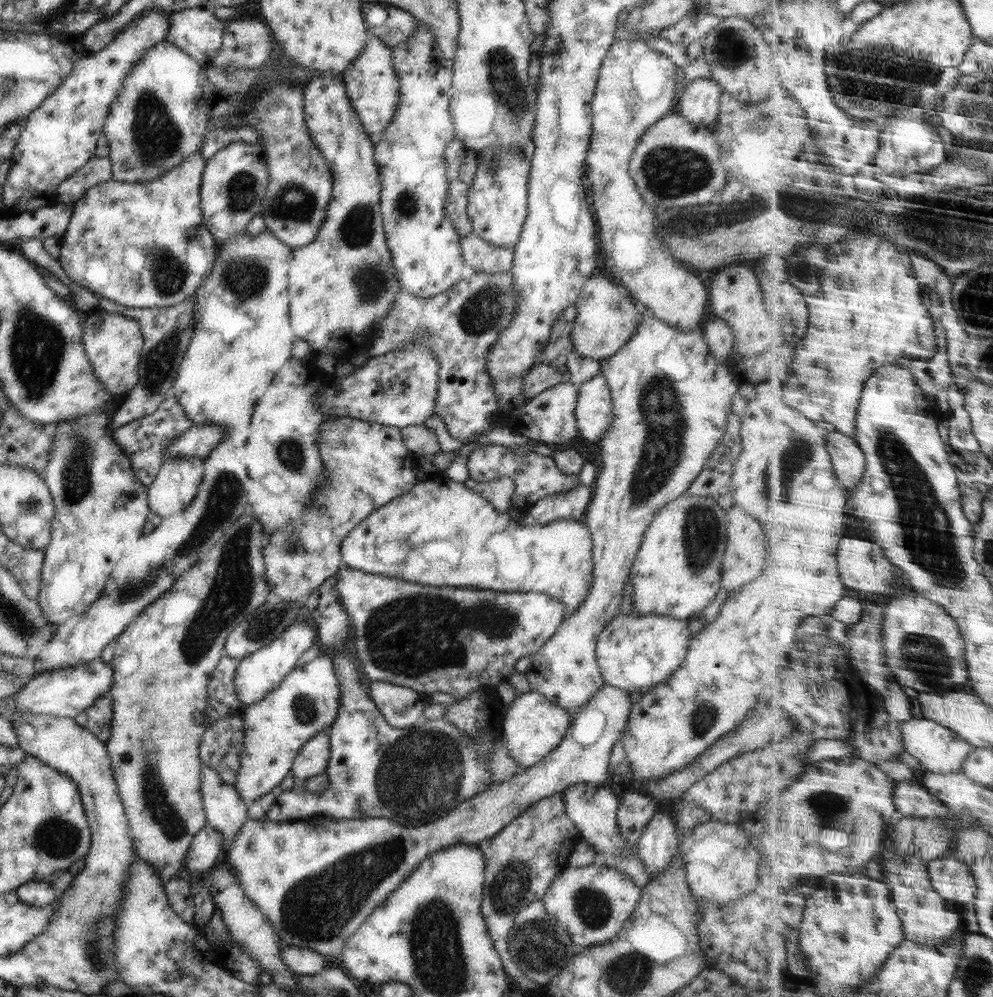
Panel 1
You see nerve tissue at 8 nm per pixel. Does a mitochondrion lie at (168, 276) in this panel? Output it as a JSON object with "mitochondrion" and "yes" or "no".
{"mitochondrion":"yes"}

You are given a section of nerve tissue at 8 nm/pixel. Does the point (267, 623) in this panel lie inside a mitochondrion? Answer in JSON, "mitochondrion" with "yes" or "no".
{"mitochondrion":"yes"}

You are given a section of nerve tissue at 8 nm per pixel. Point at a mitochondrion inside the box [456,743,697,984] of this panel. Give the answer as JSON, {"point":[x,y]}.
{"point":[537,944]}

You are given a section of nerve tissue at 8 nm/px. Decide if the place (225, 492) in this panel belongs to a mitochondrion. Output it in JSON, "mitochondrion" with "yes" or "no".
{"mitochondrion":"yes"}

